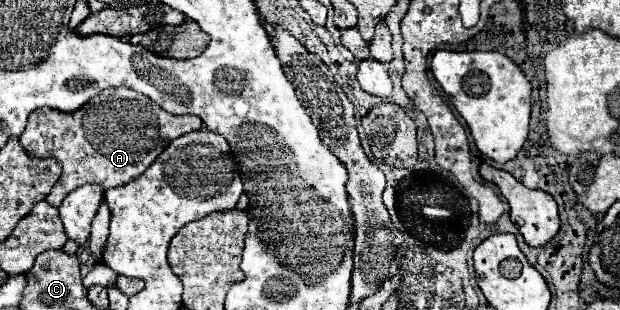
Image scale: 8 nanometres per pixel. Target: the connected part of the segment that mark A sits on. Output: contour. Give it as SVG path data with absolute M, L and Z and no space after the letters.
M108 88L70 114L52 108L34 110L28 116L26 130L20 134L20 144L34 158L54 156L60 160L62 178L46 196L46 202L58 208L68 192L84 184L98 184L104 190L128 184L140 176L172 140L200 128L202 120L198 116L174 116L132 88Z

